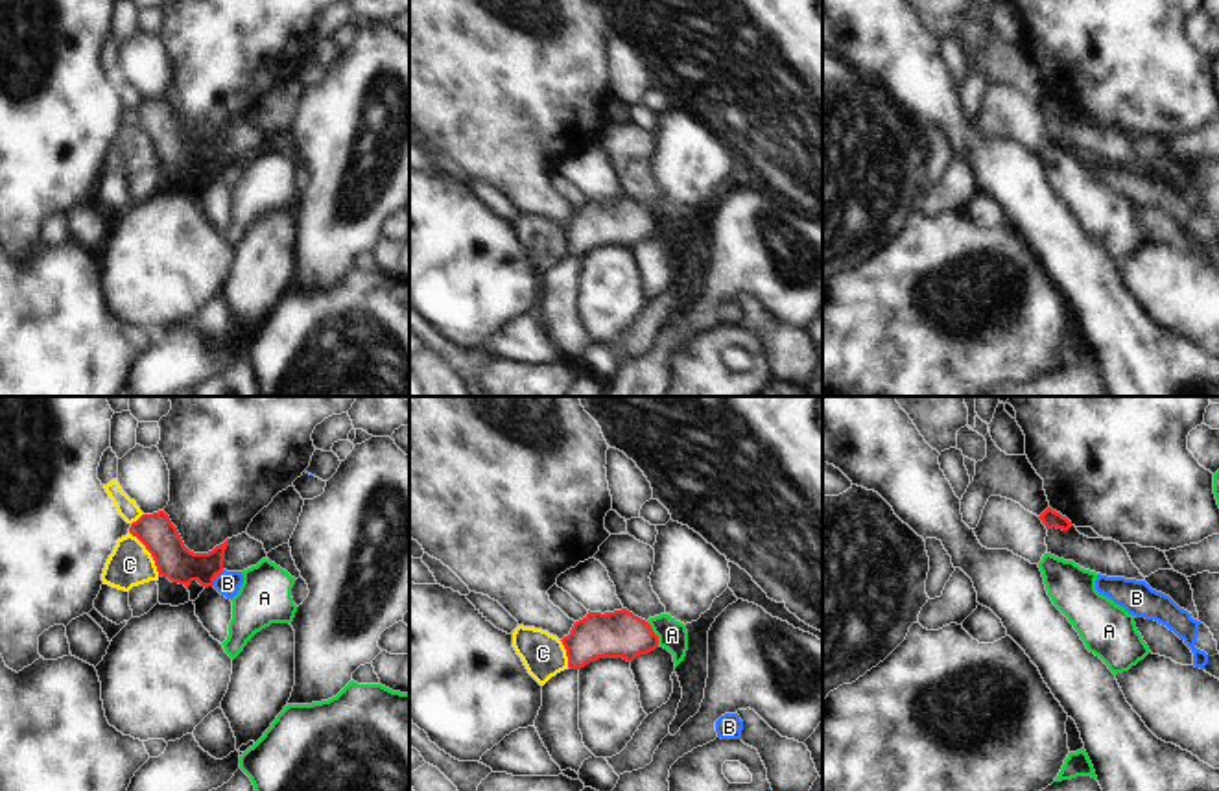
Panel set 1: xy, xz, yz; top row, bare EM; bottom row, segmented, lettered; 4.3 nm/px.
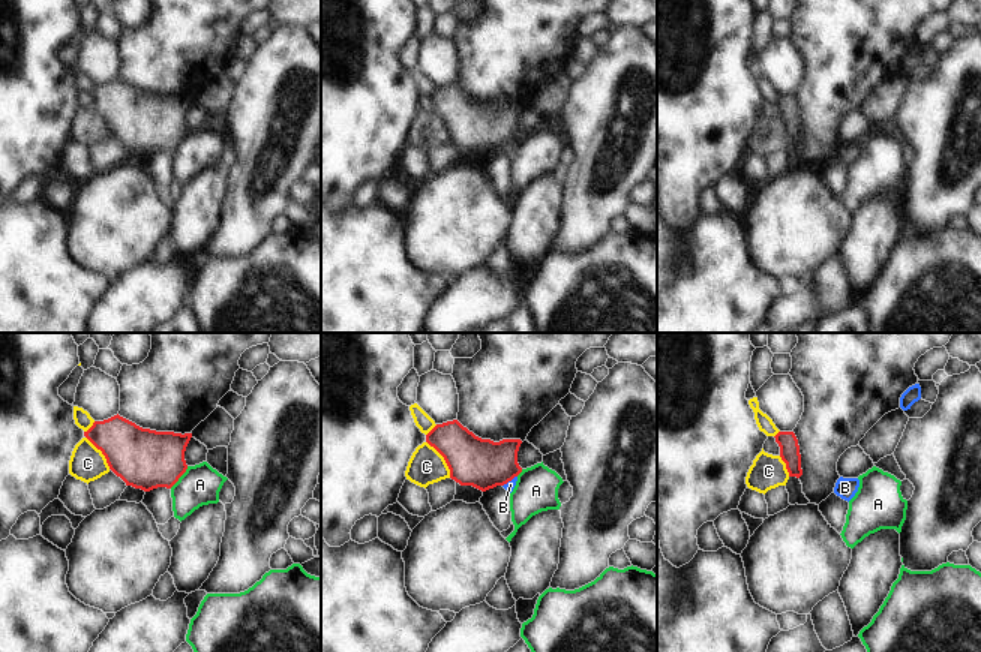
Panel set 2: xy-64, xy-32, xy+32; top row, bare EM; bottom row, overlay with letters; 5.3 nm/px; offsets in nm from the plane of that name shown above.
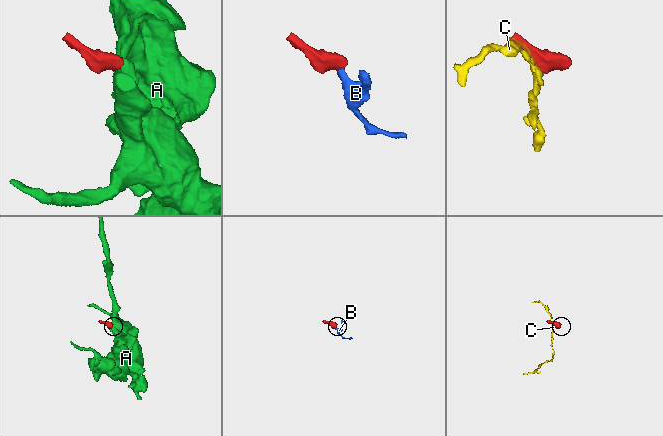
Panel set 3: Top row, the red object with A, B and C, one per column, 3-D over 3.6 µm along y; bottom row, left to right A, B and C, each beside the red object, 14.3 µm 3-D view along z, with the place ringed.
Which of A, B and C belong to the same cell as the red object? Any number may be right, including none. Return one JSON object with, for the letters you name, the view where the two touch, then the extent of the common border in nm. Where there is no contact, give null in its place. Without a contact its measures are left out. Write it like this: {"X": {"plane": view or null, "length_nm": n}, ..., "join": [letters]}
{"B": {"plane": "xy", "length_nm": 90}, "join": ["B"]}

